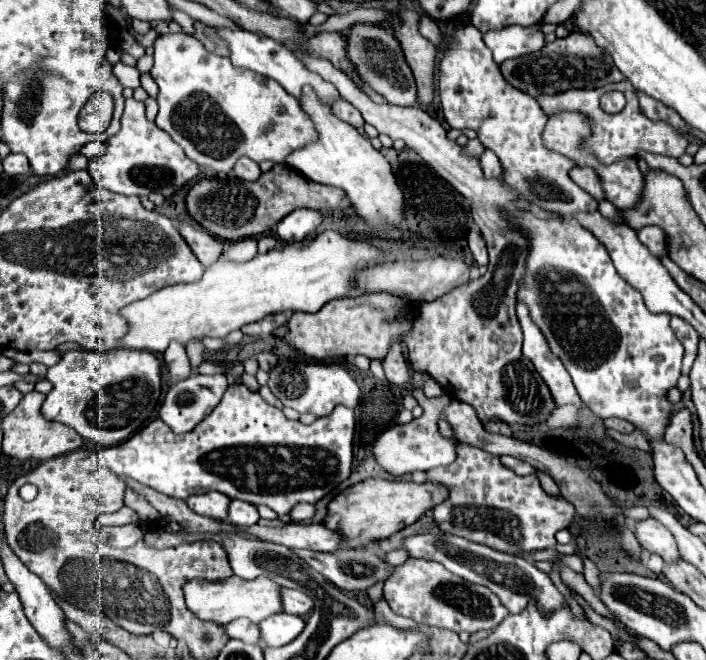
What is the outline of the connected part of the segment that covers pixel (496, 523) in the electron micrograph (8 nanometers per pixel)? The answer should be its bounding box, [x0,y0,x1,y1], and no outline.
[428,444,574,554]

